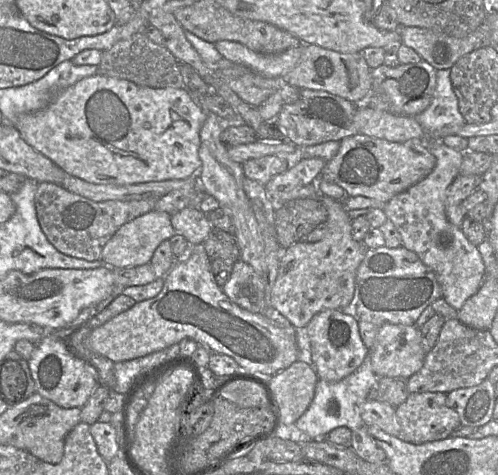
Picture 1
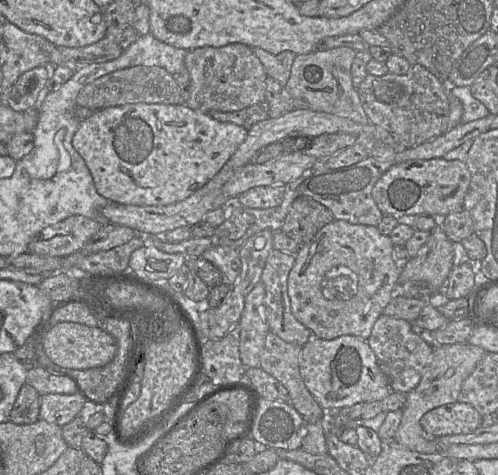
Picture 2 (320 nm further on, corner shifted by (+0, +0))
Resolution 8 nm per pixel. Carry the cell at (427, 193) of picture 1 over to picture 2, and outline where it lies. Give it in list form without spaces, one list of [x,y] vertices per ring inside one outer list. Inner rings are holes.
[[[384,314],[376,320],[367,342],[376,356],[391,391],[402,394],[407,394],[419,384],[434,350],[434,347],[413,331],[411,322]]]

